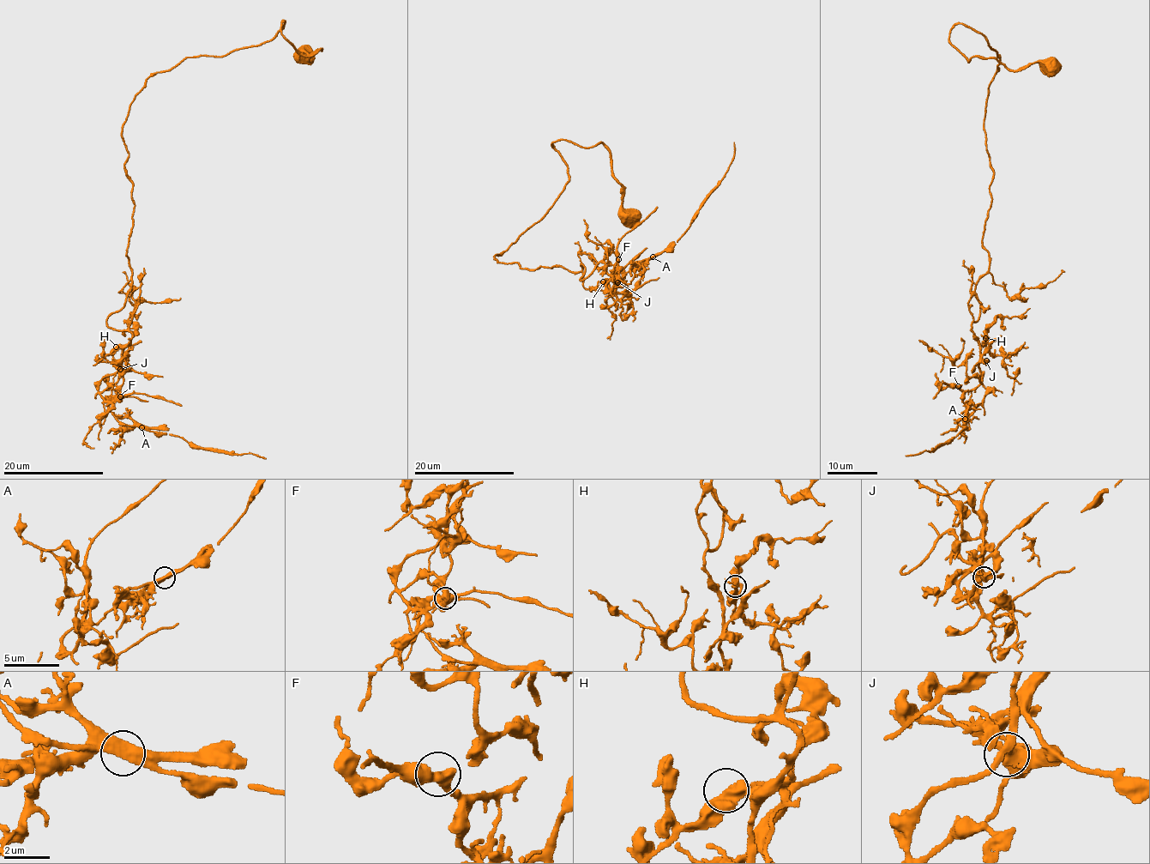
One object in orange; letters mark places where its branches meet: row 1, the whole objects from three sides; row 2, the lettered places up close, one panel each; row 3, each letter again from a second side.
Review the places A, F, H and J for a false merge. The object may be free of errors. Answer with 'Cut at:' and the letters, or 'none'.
Cut at: A

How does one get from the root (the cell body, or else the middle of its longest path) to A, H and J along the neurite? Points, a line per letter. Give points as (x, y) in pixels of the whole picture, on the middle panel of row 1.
A: (631, 215), (606, 147), (557, 140), (563, 190), (494, 258), (582, 280), (605, 261), (611, 291), (652, 256)
H: (631, 215), (606, 147), (557, 140), (563, 190), (494, 256), (582, 280), (605, 261), (621, 278), (603, 281)
J: (631, 215), (606, 147), (557, 140), (563, 190), (494, 256), (581, 264), (582, 280), (605, 261), (617, 282)

